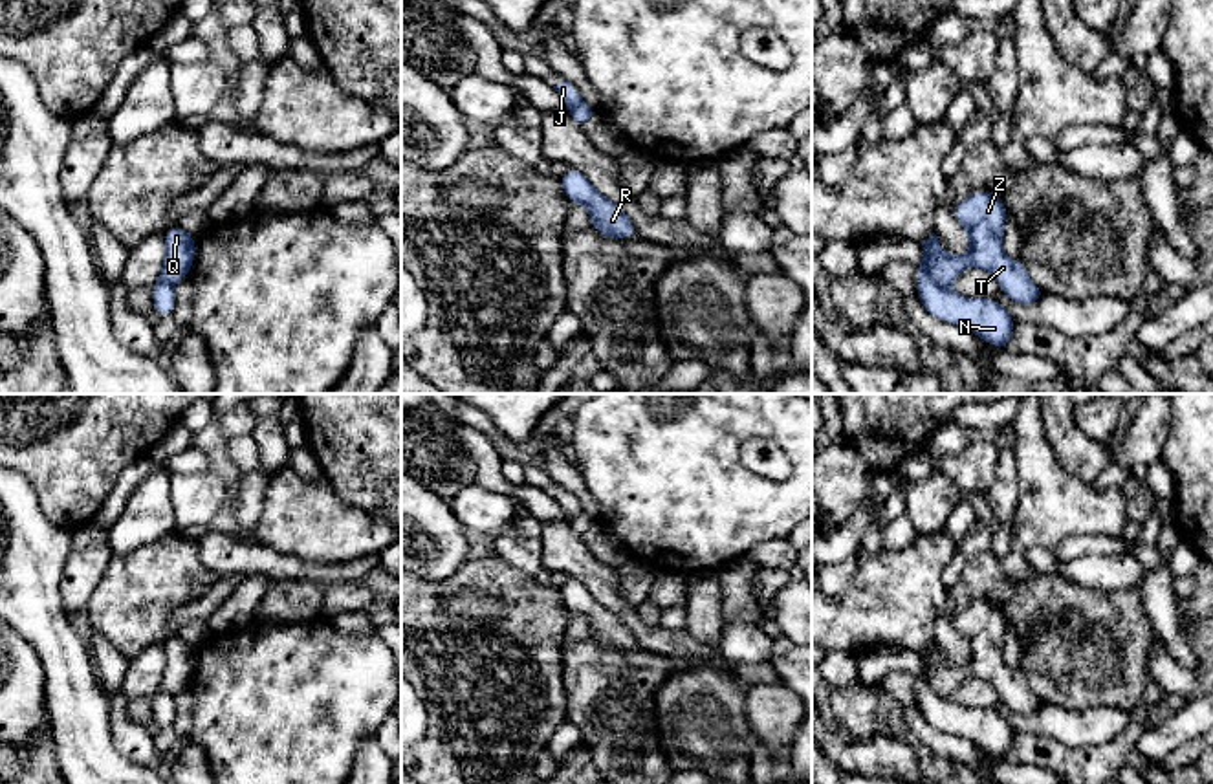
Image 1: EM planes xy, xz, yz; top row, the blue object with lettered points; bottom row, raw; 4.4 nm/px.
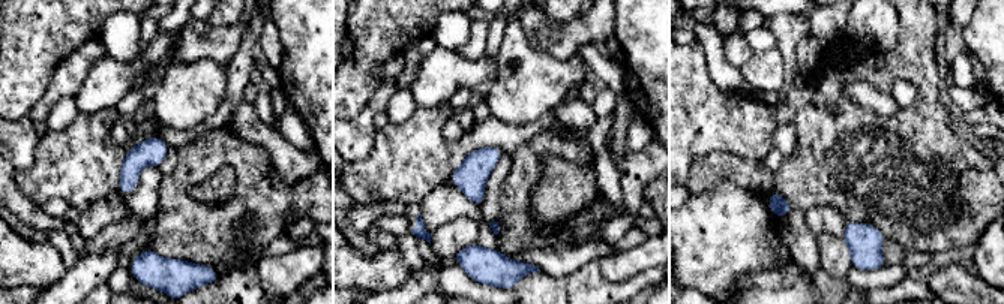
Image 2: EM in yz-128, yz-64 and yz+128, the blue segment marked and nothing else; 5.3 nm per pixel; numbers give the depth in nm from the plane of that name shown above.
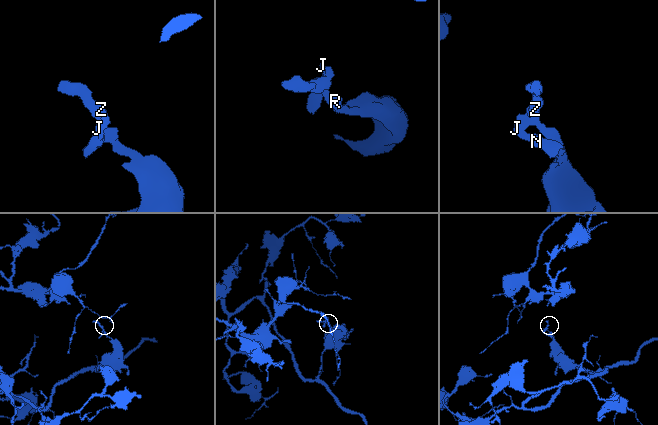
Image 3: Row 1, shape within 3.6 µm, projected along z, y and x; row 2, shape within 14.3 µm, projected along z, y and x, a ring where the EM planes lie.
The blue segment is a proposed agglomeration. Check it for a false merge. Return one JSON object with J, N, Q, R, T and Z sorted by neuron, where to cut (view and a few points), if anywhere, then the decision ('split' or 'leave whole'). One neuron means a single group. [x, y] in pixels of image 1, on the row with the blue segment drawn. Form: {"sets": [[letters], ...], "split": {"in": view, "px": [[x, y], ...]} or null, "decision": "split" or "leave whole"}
{"sets": [["J", "N"], ["Q", "R", "T", "Z"]], "split": {"in": "yz", "px": [[920, 262], [933, 281], [948, 288]]}, "decision": "split"}

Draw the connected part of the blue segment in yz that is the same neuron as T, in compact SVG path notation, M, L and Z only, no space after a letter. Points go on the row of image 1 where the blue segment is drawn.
M975 191L955 205L953 212L967 233L969 253L966 256L945 253L933 233L922 242L922 266L933 282L949 288L966 267L977 267L989 271L1002 293L1019 304L1035 304L1046 295L1032 282L1019 258L1011 260L1004 255L1002 238L1008 211L1000 194Z

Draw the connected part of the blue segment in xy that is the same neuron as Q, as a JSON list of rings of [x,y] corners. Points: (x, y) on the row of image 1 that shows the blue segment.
[[[172,225],[165,233],[165,260],[161,264],[159,278],[174,286],[189,277],[191,266],[196,258],[196,238],[181,225]]]

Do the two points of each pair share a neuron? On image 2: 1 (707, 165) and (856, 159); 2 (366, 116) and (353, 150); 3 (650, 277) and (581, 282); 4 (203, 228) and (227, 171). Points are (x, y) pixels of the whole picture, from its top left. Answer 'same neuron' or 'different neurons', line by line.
1: different neurons
2: same neuron
3: same neuron
4: different neurons

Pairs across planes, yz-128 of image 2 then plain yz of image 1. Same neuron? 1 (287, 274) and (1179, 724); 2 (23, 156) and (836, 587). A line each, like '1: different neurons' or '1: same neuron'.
1: same neuron
2: same neuron

